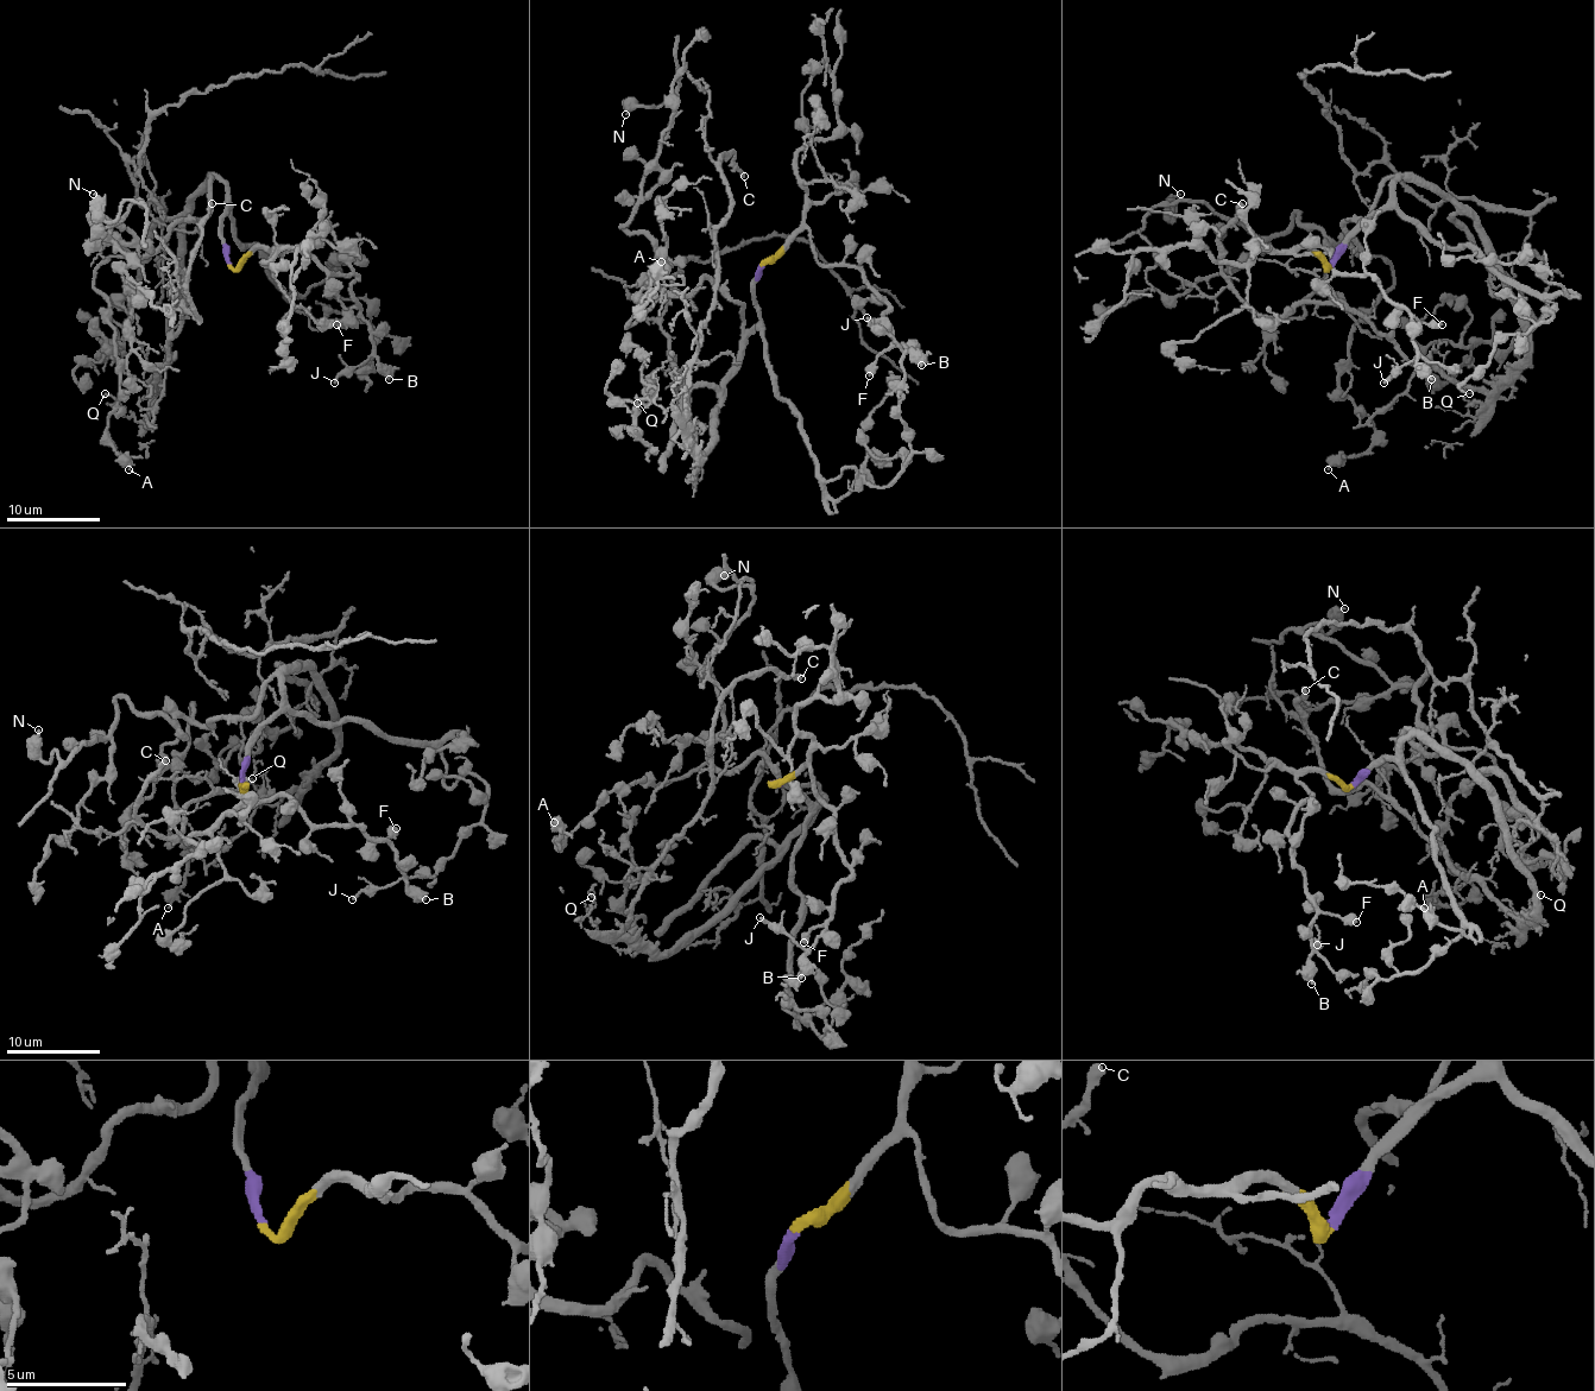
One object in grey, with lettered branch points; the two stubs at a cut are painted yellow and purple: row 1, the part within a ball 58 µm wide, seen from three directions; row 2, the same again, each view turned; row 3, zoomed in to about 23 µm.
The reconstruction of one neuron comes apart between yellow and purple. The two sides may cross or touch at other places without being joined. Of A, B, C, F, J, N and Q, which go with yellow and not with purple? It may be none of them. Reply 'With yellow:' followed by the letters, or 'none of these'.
With yellow: B, F, J

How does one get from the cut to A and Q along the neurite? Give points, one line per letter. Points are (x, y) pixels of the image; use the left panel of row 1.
A: (231, 266), (226, 187), (214, 175), (202, 217), (95, 271), (118, 370), (107, 442), (127, 469)
Q: (231, 266), (226, 187), (214, 177), (183, 227), (182, 297), (151, 416), (142, 425), (105, 392)

